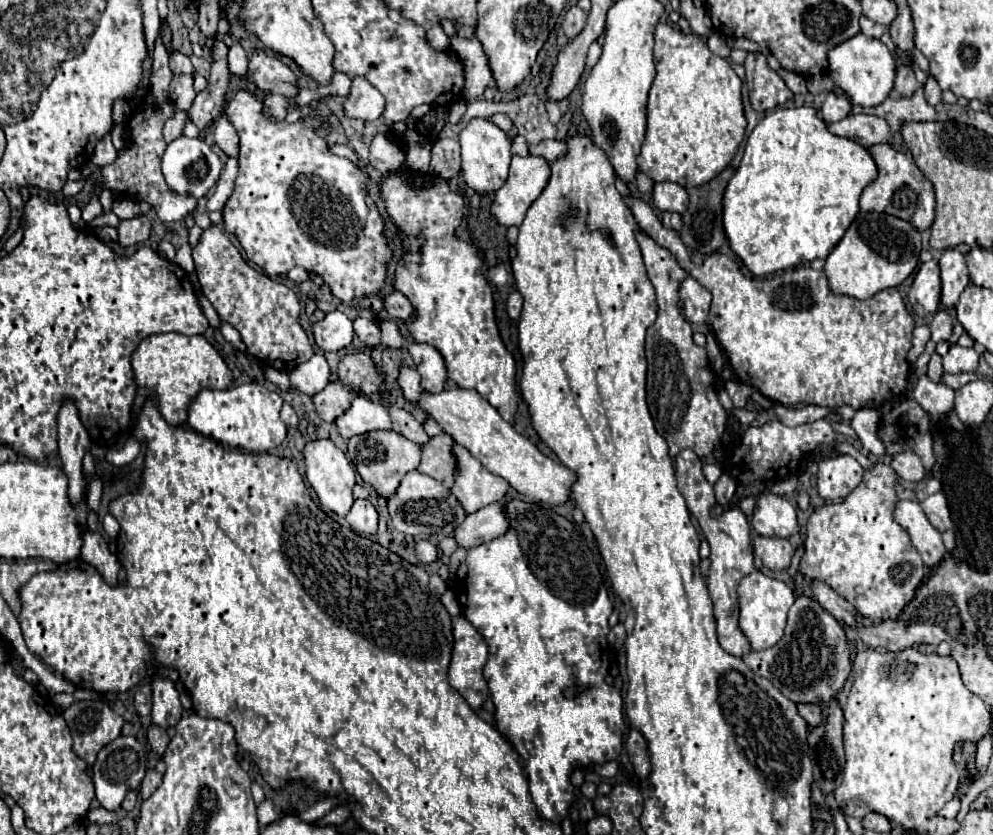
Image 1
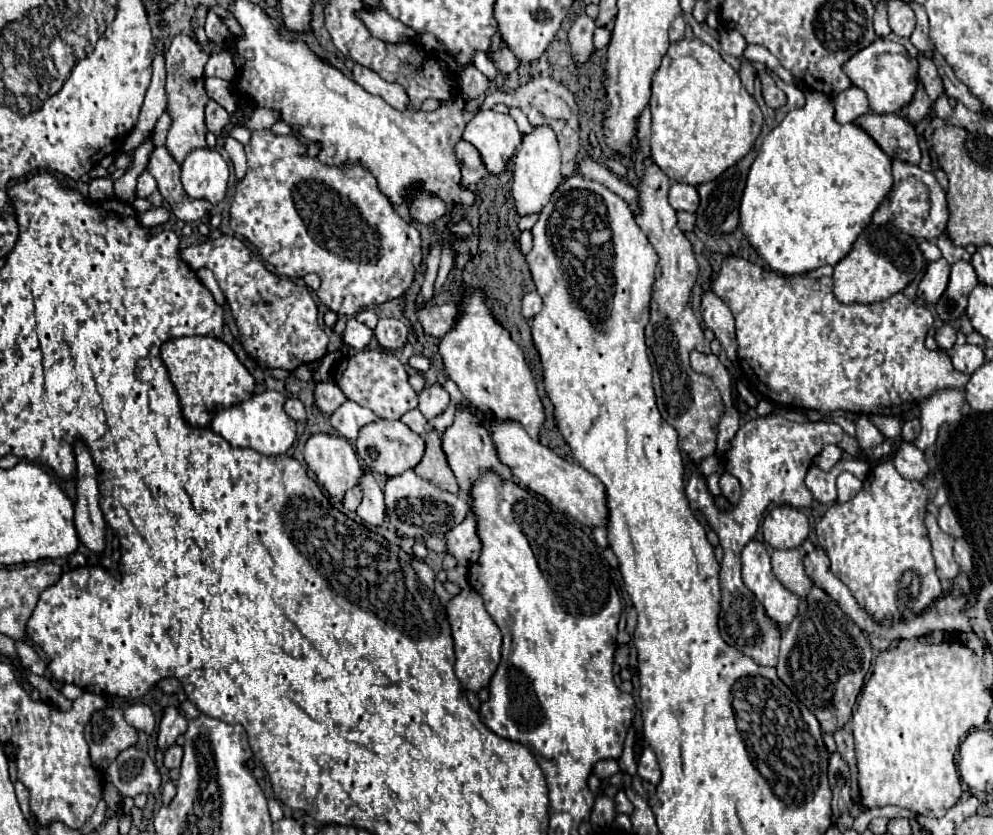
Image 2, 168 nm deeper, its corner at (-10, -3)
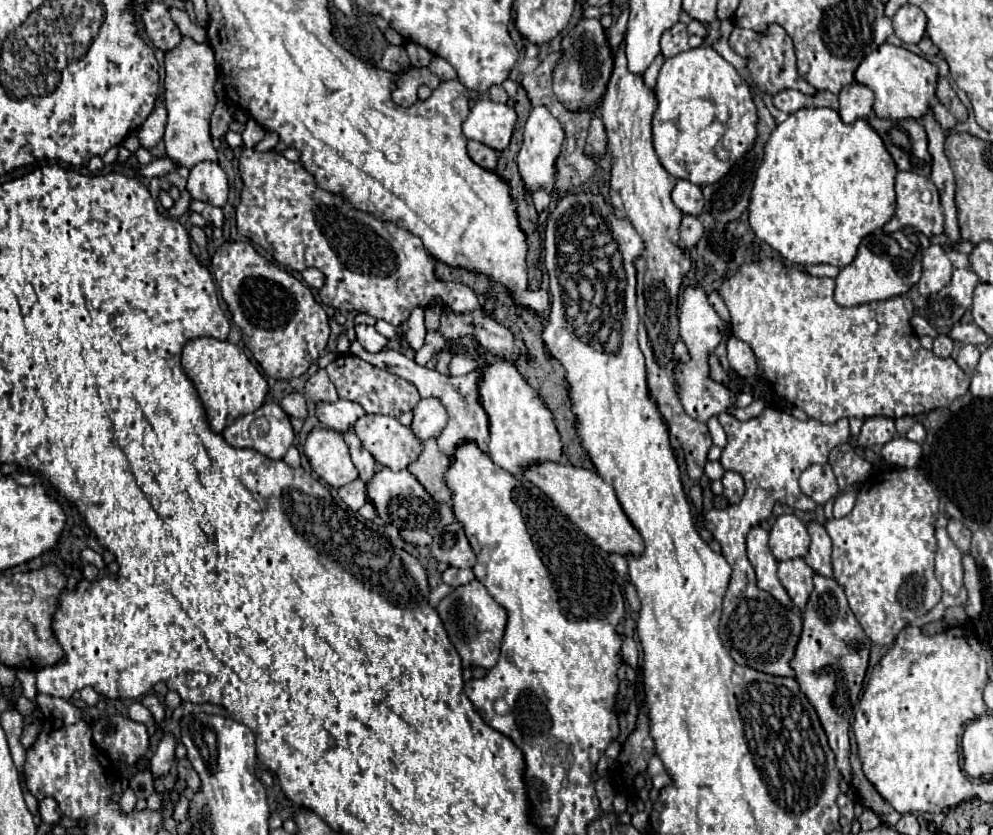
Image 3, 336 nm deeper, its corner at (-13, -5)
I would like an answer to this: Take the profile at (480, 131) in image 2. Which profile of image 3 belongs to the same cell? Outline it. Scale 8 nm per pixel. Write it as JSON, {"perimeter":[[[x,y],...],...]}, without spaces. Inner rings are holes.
{"perimeter":[[[482,99],[472,107],[468,119],[462,125],[462,131],[468,139],[484,143],[494,151],[504,151],[510,143],[514,125],[516,125],[514,109],[502,103]]]}

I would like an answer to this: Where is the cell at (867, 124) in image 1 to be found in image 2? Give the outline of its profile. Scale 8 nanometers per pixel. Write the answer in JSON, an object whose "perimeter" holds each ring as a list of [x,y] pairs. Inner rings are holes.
{"perimeter":[[[867,113],[867,115],[859,117],[855,123],[861,129],[865,129],[891,159],[919,165],[921,149],[919,149],[915,127],[901,115]]]}

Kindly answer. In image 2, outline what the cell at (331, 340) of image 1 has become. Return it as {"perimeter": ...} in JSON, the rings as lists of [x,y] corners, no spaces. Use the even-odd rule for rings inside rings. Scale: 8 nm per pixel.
{"perimeter":[[[351,317],[347,321],[347,329],[345,329],[345,335],[343,335],[343,343],[353,347],[355,351],[363,351],[373,339],[373,329],[369,329],[367,325],[359,323],[355,317]]]}

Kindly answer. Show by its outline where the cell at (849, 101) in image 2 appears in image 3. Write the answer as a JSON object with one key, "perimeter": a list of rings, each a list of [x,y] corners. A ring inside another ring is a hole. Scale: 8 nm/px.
{"perimeter":[[[852,83],[840,91],[840,117],[844,123],[852,123],[856,119],[866,119],[872,113],[874,93],[860,83]]]}

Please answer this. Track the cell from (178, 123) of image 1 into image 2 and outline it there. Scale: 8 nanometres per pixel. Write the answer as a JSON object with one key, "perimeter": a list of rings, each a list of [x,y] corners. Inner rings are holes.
{"perimeter":[[[177,35],[167,53],[165,53],[165,67],[167,67],[167,113],[171,117],[171,127],[167,133],[167,151],[171,153],[171,157],[181,165],[183,159],[187,157],[187,153],[191,153],[193,149],[201,149],[207,147],[205,143],[205,135],[207,135],[207,127],[205,127],[205,105],[209,101],[207,93],[205,93],[205,77],[203,77],[203,67],[207,63],[209,55],[199,47],[199,43],[189,37],[189,35]]]}

